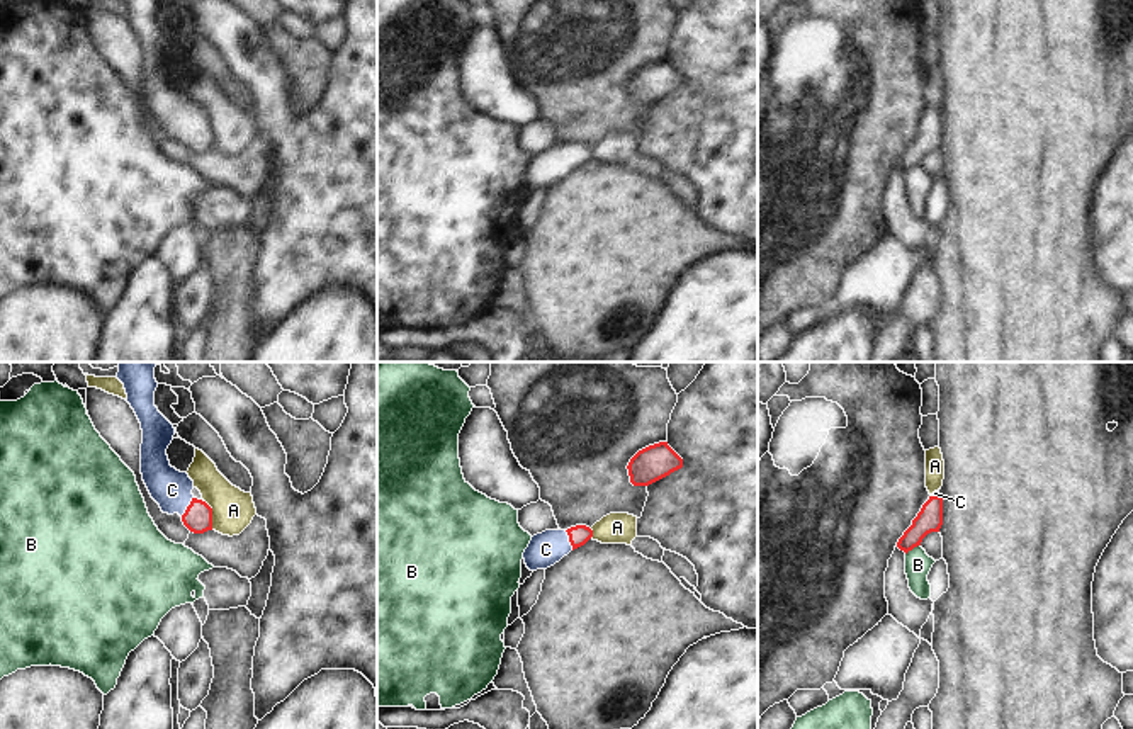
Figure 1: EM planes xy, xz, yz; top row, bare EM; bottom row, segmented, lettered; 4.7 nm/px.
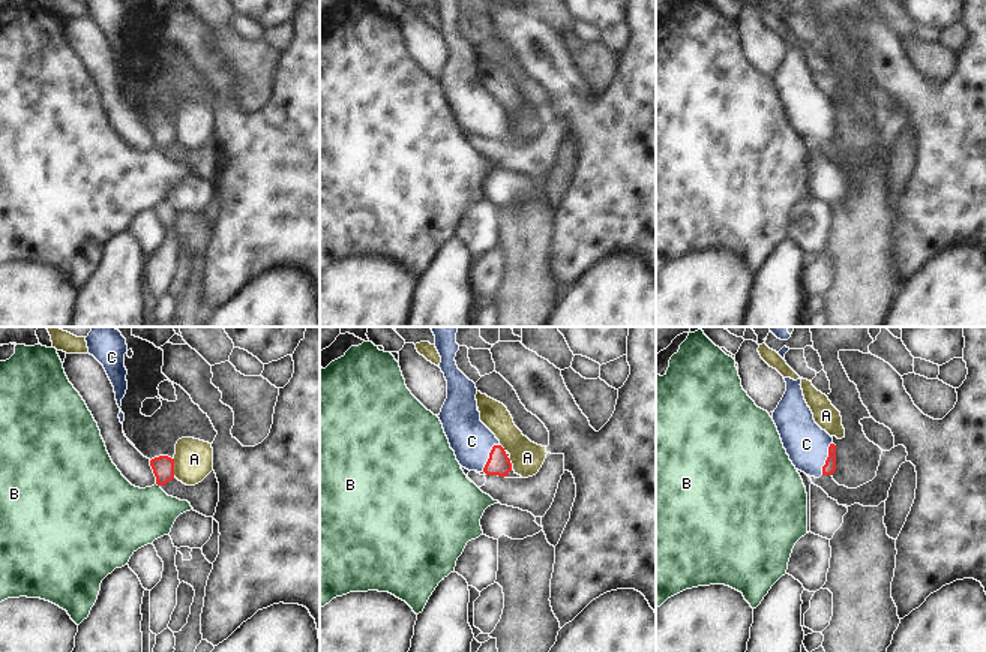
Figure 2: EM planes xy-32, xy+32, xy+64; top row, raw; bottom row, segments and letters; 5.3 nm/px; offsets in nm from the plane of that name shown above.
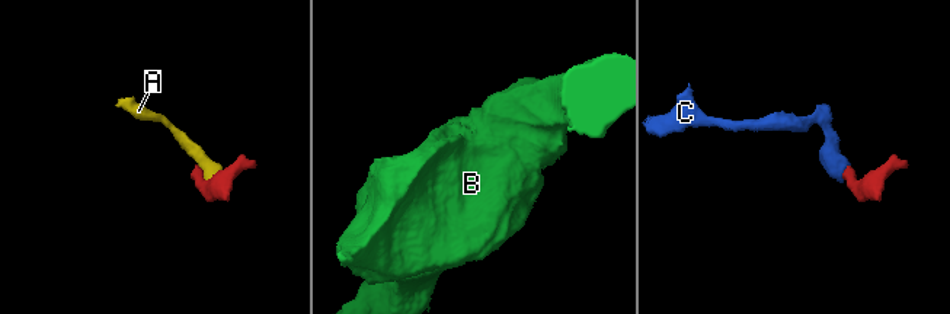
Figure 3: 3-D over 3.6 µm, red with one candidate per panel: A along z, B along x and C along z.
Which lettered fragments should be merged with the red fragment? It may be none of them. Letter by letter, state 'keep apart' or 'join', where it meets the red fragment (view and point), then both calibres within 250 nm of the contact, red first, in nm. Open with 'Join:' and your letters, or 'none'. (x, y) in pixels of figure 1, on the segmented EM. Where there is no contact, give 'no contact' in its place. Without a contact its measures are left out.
Join: C
A: keep apart; contact xy (211, 515); calibres 140 and 200 nm
B: keep apart; contact yz (913, 548); calibres 120 and 130 nm
C: join; contact xz (569, 541); calibres 100 and 160 nm

